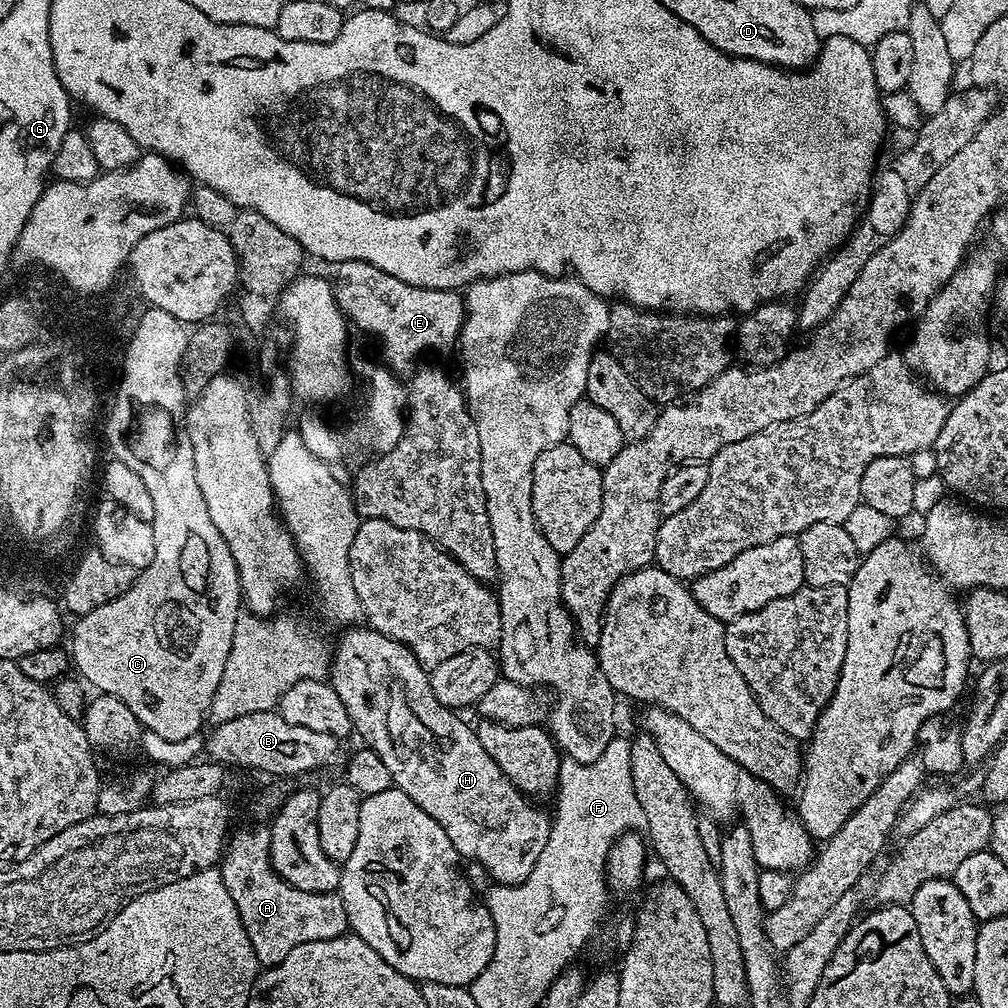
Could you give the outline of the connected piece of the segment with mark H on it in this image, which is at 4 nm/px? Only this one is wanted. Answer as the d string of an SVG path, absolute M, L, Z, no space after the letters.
M352 626L345 632L348 633L334 648L330 660L330 683L338 698L342 698L346 714L350 714L355 735L360 735L364 739L361 741L382 758L386 770L390 770L393 785L414 798L414 802L446 830L446 838L450 838L461 858L476 860L497 884L521 884L530 870L534 870L538 854L542 854L542 846L546 846L546 838L550 838L552 821L549 813L535 808L532 805L535 803L498 770L498 762L482 750L475 727L460 717L463 715L442 706L442 702L434 698L429 673L405 644L386 638L367 626Z

